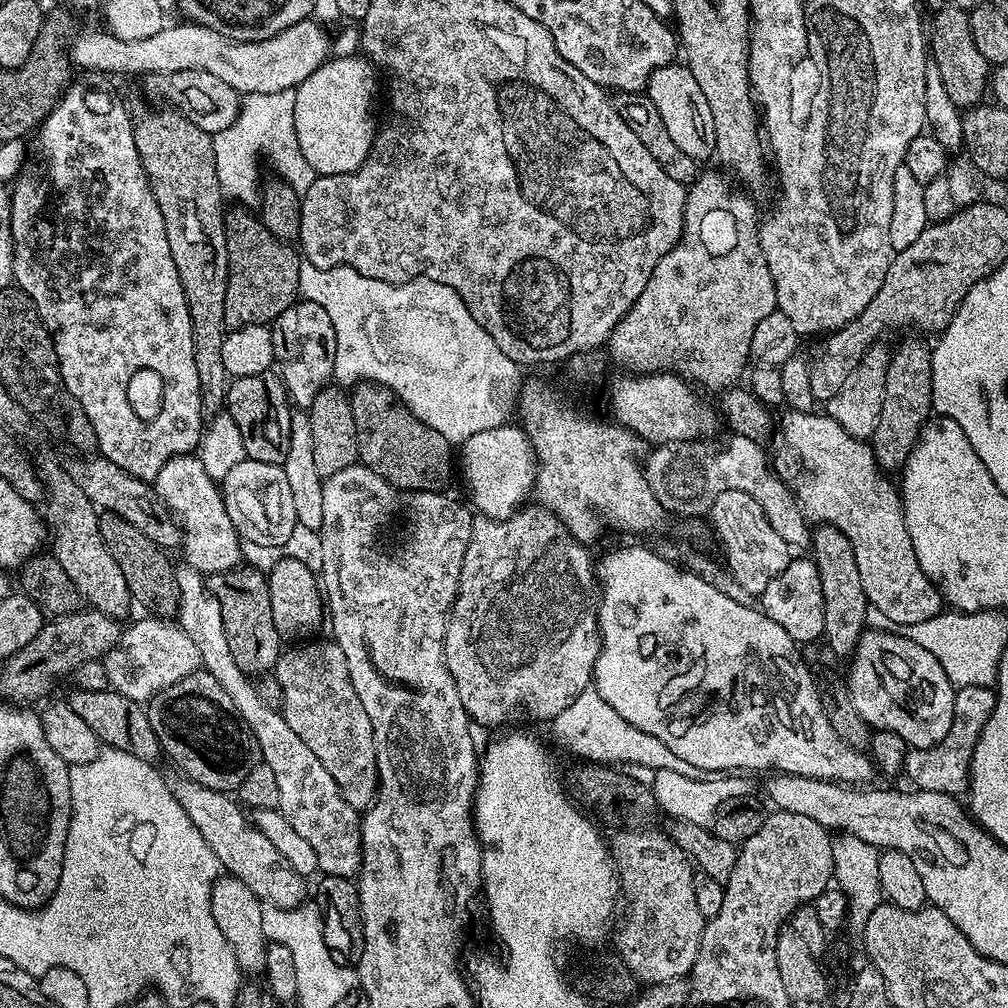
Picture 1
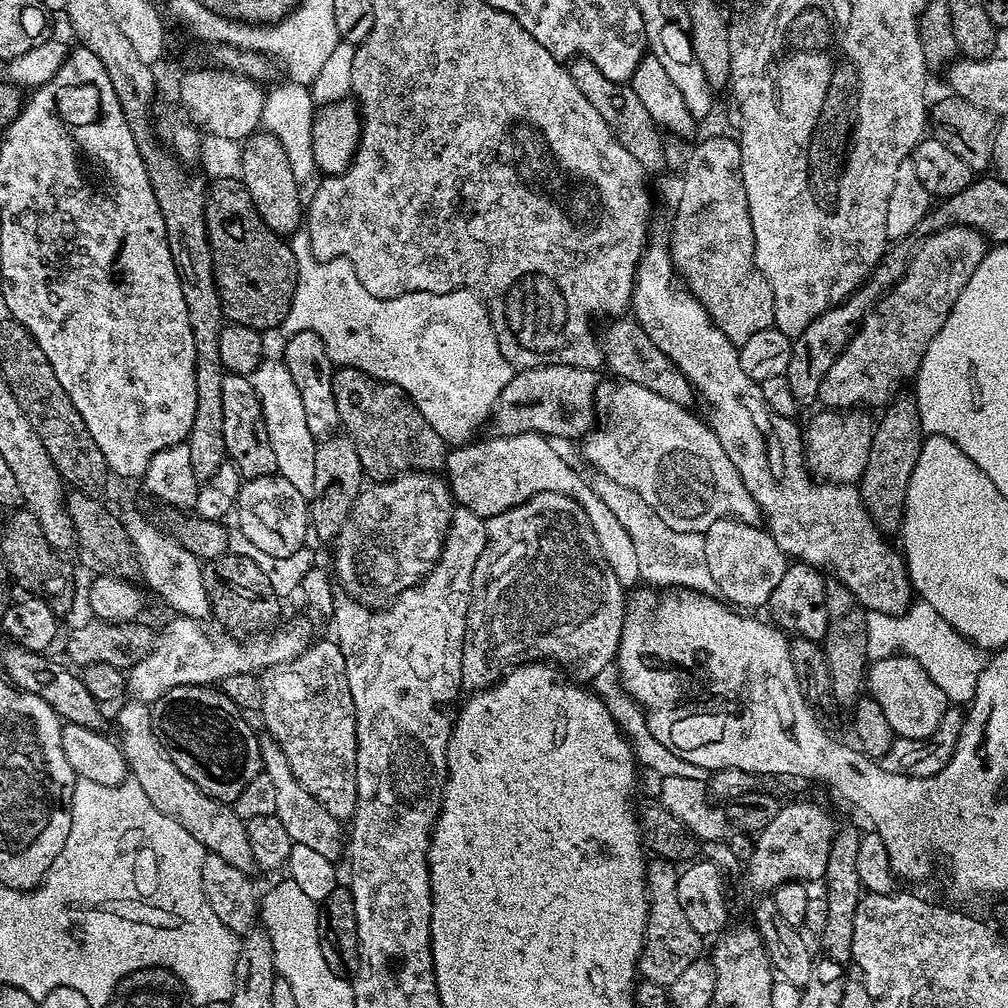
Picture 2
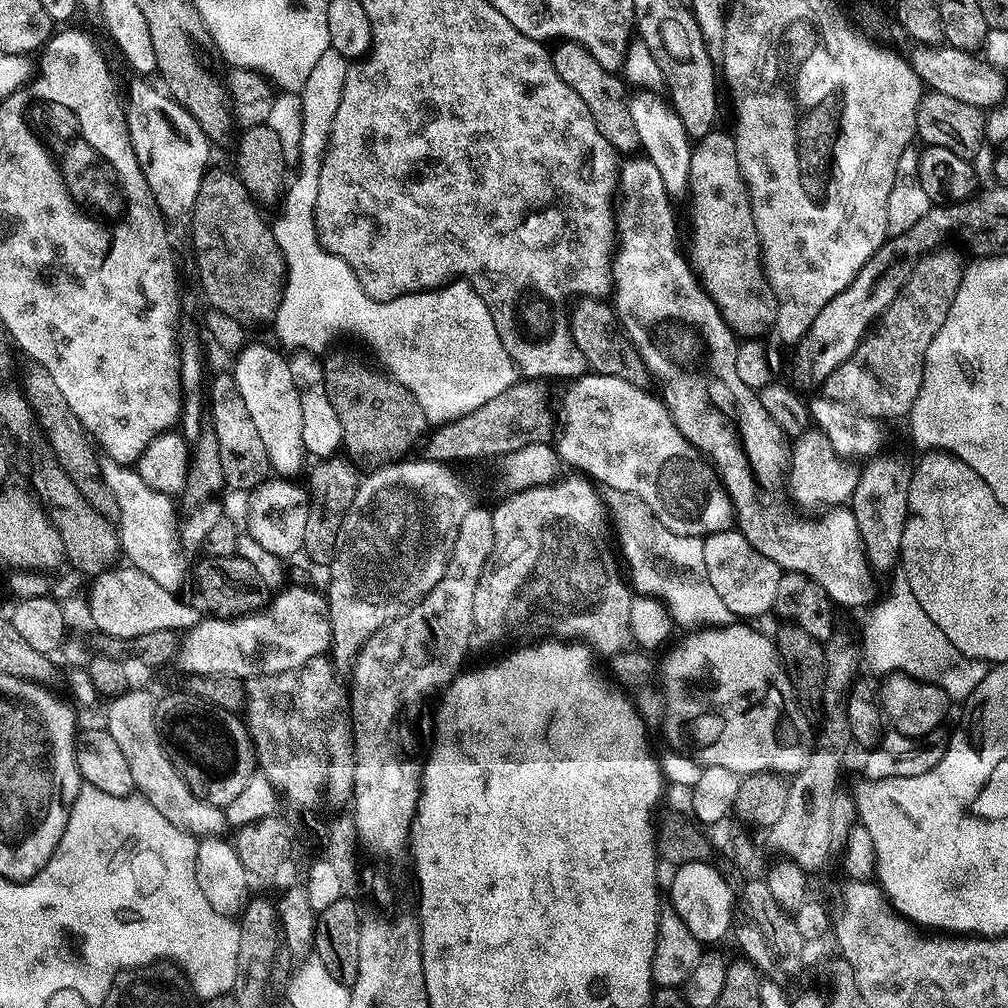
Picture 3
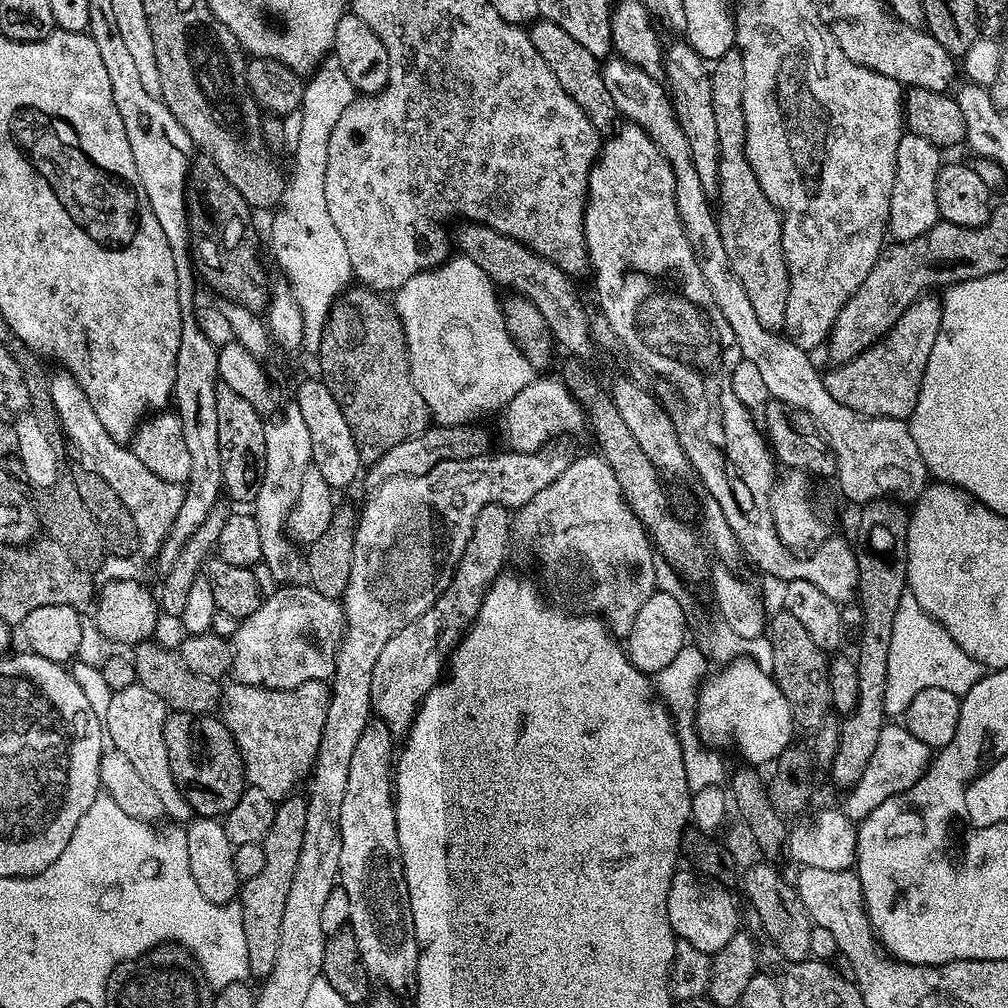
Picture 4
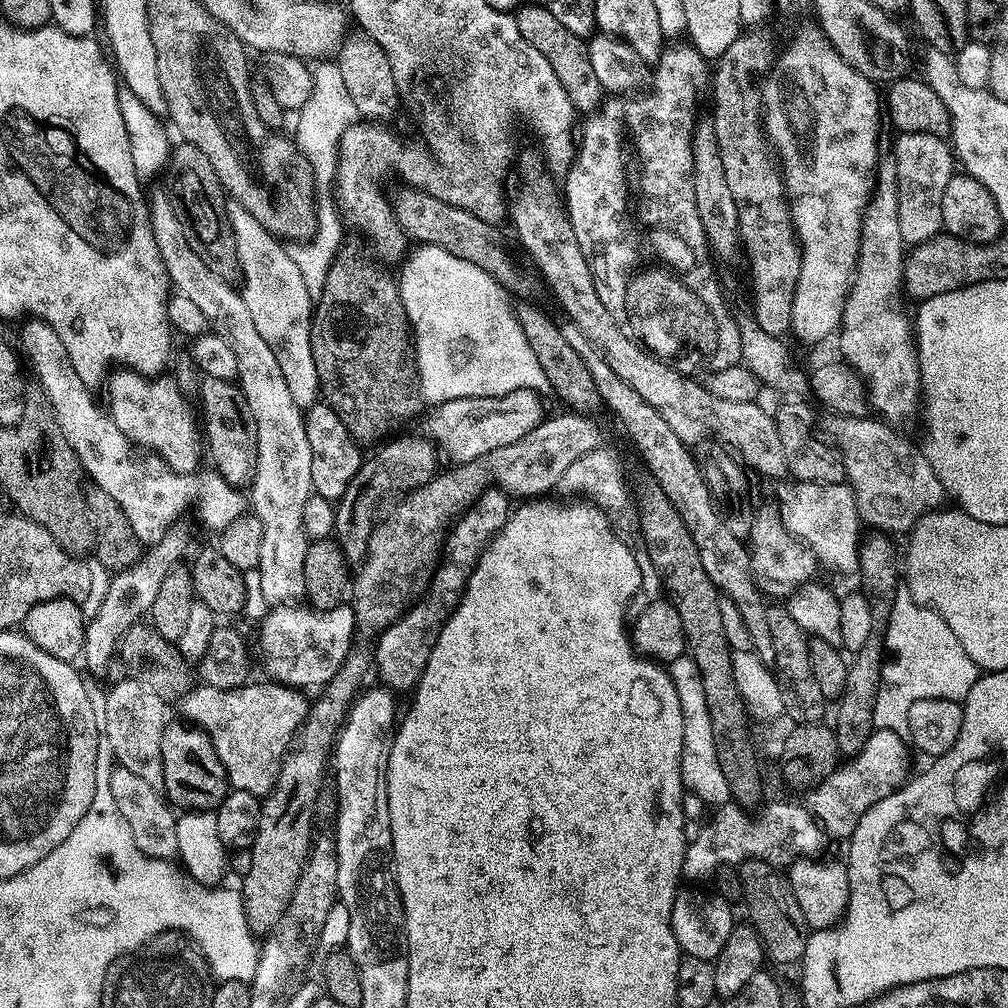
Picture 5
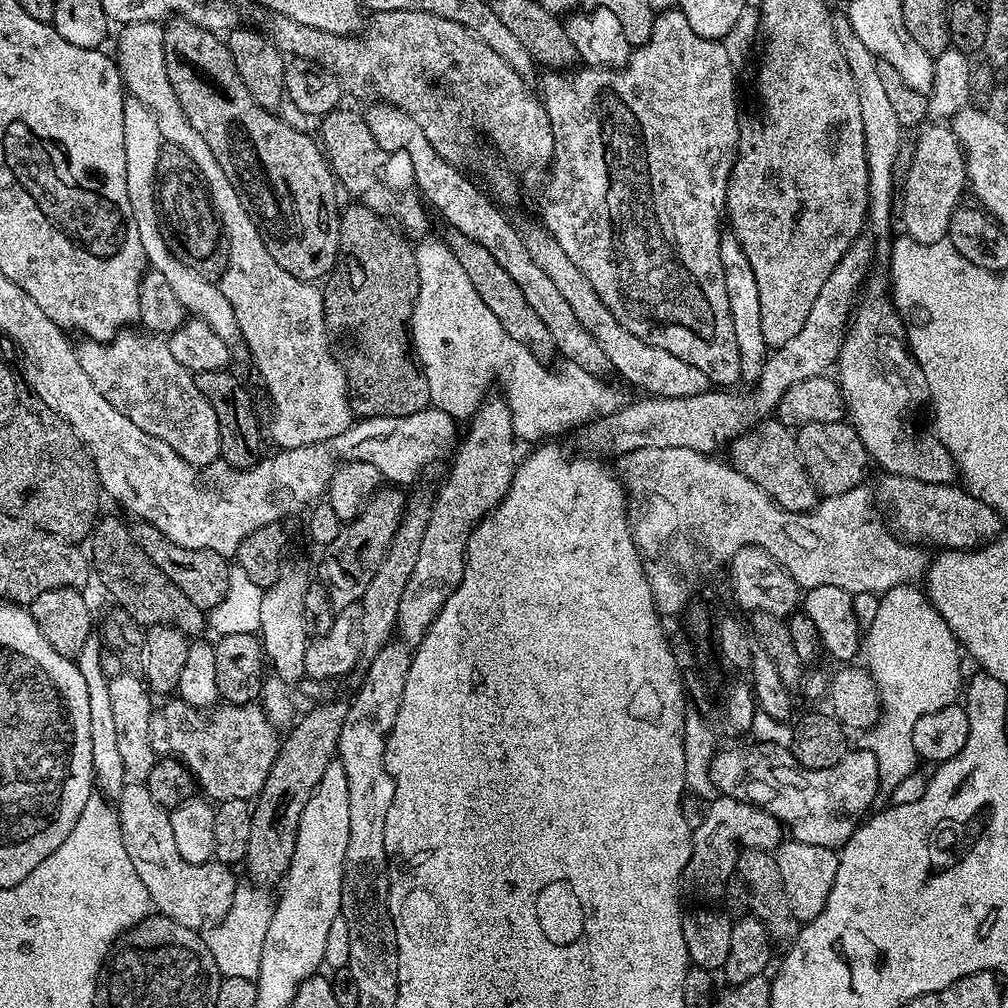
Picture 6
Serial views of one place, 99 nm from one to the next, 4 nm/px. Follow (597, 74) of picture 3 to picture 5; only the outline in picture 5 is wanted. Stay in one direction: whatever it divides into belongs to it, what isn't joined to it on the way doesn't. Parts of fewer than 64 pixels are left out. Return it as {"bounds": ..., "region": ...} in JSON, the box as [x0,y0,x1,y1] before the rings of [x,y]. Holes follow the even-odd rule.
{"bounds":[514,2,606,114],"region":[[[540,2],[521,3],[520,7],[515,9],[514,15],[522,38],[526,38],[526,42],[530,42],[530,46],[534,46],[534,50],[538,50],[538,54],[542,54],[546,62],[550,62],[558,82],[562,82],[562,90],[566,90],[566,98],[570,98],[577,113],[587,114],[596,111],[605,99],[606,93],[594,74],[585,37],[574,34],[574,30],[566,30],[566,26],[562,26],[562,22],[558,22],[558,18],[554,18],[554,14],[550,14],[550,10]]]}

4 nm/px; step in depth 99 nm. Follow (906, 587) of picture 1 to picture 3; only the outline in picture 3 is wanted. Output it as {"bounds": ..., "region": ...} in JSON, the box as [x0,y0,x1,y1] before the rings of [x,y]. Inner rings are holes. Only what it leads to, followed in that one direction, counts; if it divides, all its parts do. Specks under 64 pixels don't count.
{"bounds":[610,154,874,609],"region":[[[636,154],[625,160],[628,161],[625,164],[623,161],[618,168],[618,203],[614,208],[614,255],[612,258],[612,287],[614,291],[610,296],[610,303],[624,335],[636,348],[636,353],[642,358],[644,365],[648,367],[649,373],[655,379],[656,376],[660,379],[661,390],[659,389],[659,391],[662,393],[663,402],[668,407],[668,412],[678,426],[678,430],[700,452],[701,456],[711,463],[717,476],[720,477],[727,499],[732,505],[735,523],[738,525],[740,533],[746,538],[746,542],[750,542],[750,546],[754,546],[754,550],[758,550],[758,554],[770,558],[770,562],[777,564],[784,572],[806,574],[811,580],[818,582],[818,586],[822,586],[822,590],[826,590],[826,594],[831,598],[833,605],[839,606],[841,609],[843,609],[842,607],[860,608],[864,603],[867,605],[873,599],[871,596],[874,576],[868,566],[868,559],[862,546],[862,538],[858,534],[858,522],[854,522],[854,514],[847,507],[840,506],[835,509],[834,514],[836,516],[824,516],[821,520],[814,521],[813,524],[808,520],[799,520],[798,517],[792,516],[791,510],[788,509],[788,506],[790,507],[790,497],[786,491],[790,448],[788,444],[787,446],[784,445],[786,443],[785,434],[772,421],[770,414],[766,414],[766,406],[762,406],[759,395],[753,389],[748,388],[746,382],[742,382],[742,378],[738,378],[738,370],[734,366],[734,362],[738,362],[738,354],[736,353],[738,347],[737,333],[733,332],[732,327],[726,323],[724,315],[718,310],[718,306],[709,298],[708,289],[698,279],[694,268],[694,273],[692,273],[687,258],[680,253],[680,240],[676,237],[676,216],[672,213],[674,201],[671,196],[666,194],[666,186],[662,186],[662,177],[658,174],[658,170],[644,154]]]}

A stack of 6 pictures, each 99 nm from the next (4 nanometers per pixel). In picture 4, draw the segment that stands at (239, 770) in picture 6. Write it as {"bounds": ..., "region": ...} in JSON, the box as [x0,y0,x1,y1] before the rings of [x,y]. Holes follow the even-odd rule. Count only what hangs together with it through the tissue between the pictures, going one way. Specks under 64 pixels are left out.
{"bounds":[222,680,329,800],"region":[[[311,680],[297,688],[256,688],[253,684],[242,683],[237,683],[235,687],[229,692],[227,689],[222,719],[242,757],[244,779],[272,800],[286,800],[297,791],[296,783],[300,779],[303,781],[316,765],[318,746],[322,742],[328,717],[329,685],[322,680]]]}

